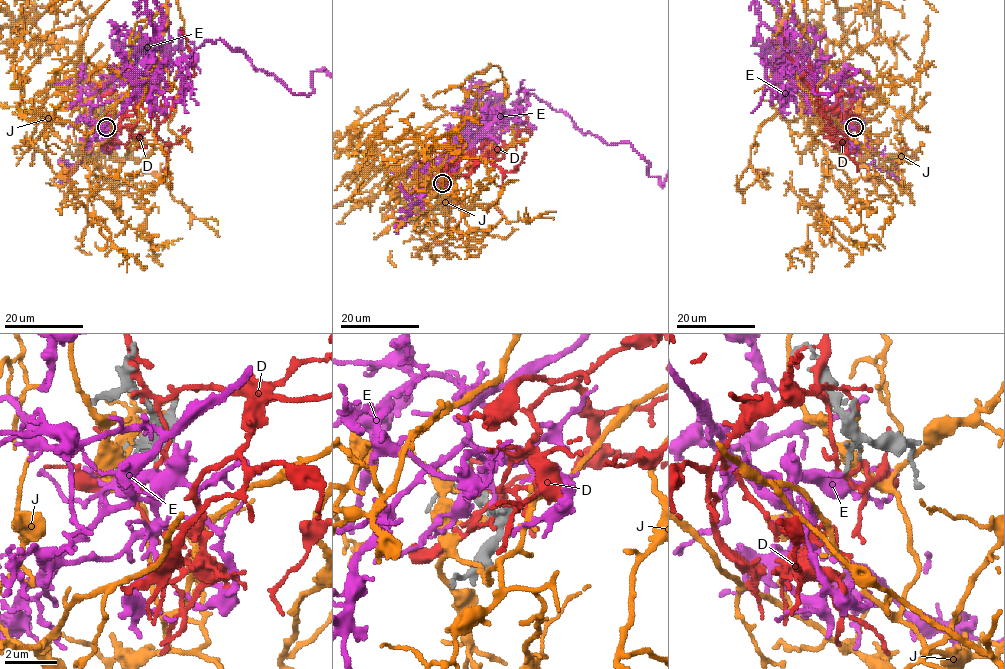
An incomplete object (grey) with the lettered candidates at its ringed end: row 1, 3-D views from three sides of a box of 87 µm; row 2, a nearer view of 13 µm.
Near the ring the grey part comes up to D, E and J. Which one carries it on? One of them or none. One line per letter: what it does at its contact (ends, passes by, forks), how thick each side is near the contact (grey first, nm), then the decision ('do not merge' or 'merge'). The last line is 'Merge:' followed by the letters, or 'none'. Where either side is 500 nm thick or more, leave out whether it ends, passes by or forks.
D: it forks; calibres 160 and 140 nm; do not merge
E: it ends; calibres 170 and 200 nm; merge
J: it forks; calibres 130 and 280 nm; do not merge
Merge: E

